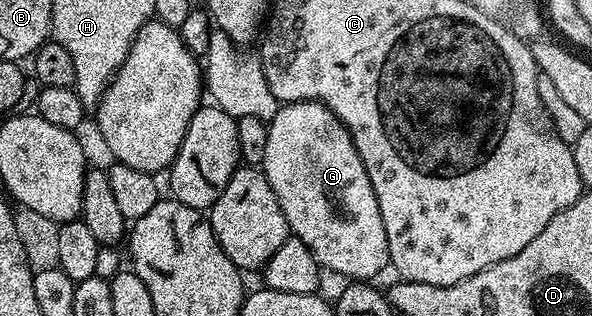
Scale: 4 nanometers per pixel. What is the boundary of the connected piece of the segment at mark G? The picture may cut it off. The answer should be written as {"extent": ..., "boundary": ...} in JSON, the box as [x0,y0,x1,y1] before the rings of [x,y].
{"extent":[262,101,389,279],"boundary":[[[289,101],[281,104],[277,114],[274,115],[272,121],[268,124],[266,155],[264,156],[262,171],[266,175],[266,179],[270,183],[274,195],[288,219],[289,230],[291,230],[295,237],[302,239],[302,243],[306,243],[306,247],[310,247],[310,251],[316,256],[316,262],[321,267],[325,270],[333,269],[334,272],[348,277],[344,279],[376,279],[372,277],[378,276],[384,268],[386,270],[389,268],[386,227],[382,223],[382,211],[378,211],[378,199],[374,195],[374,187],[370,183],[370,175],[358,155],[352,133],[344,126],[340,118],[336,117],[332,109],[328,109],[321,101]]]}

